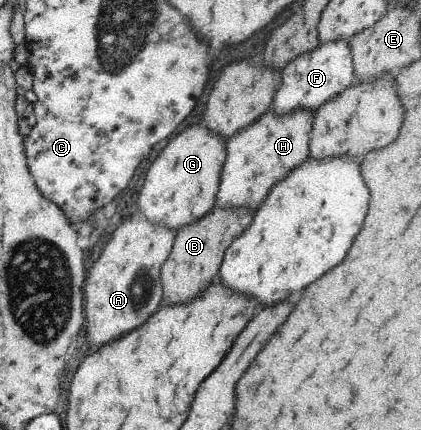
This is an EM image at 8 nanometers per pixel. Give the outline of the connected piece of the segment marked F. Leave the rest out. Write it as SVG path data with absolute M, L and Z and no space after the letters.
M344 39L318 43L312 51L300 53L296 59L292 59L281 70L279 88L273 95L270 107L276 115L286 115L296 109L308 109L314 111L340 91L344 91L348 85L356 81L352 69L352 53L350 45Z

